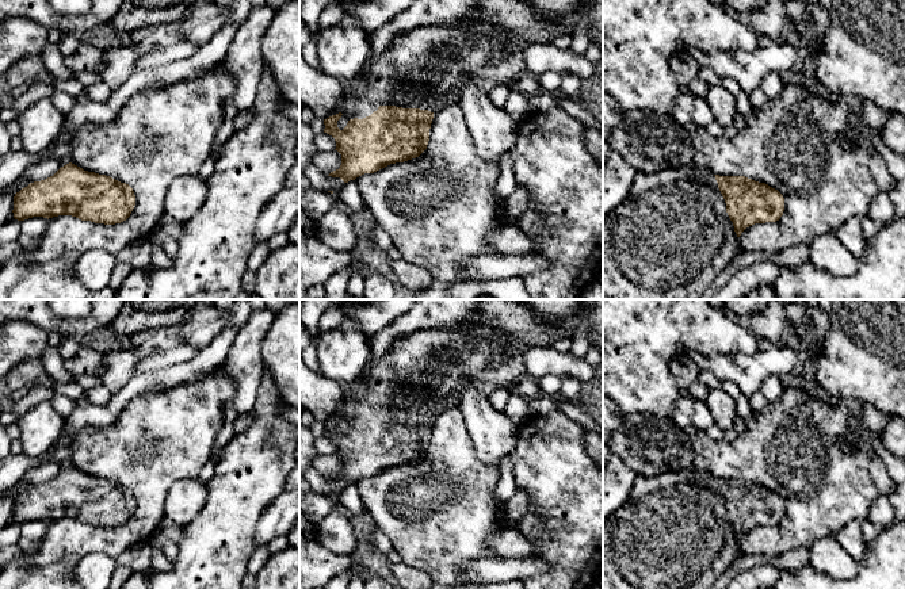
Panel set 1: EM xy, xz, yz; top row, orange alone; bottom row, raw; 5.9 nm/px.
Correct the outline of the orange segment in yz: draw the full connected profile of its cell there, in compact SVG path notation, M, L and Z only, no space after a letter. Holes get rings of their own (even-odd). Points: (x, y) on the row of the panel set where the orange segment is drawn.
M695 164L665 168L653 173L638 172L625 202L603 218L603 299L700 299L707 287L741 249L738 240L741 233L755 223L779 221L783 211L784 198L778 190L745 176L719 176L709 169L699 169Z

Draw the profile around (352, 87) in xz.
M359 76L354 80L344 81L344 96L358 95L366 88L366 79Z

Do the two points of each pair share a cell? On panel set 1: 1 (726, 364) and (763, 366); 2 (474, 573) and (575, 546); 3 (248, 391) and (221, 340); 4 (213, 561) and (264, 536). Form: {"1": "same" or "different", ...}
{"1": "same", "2": "different", "3": "different", "4": "different"}

